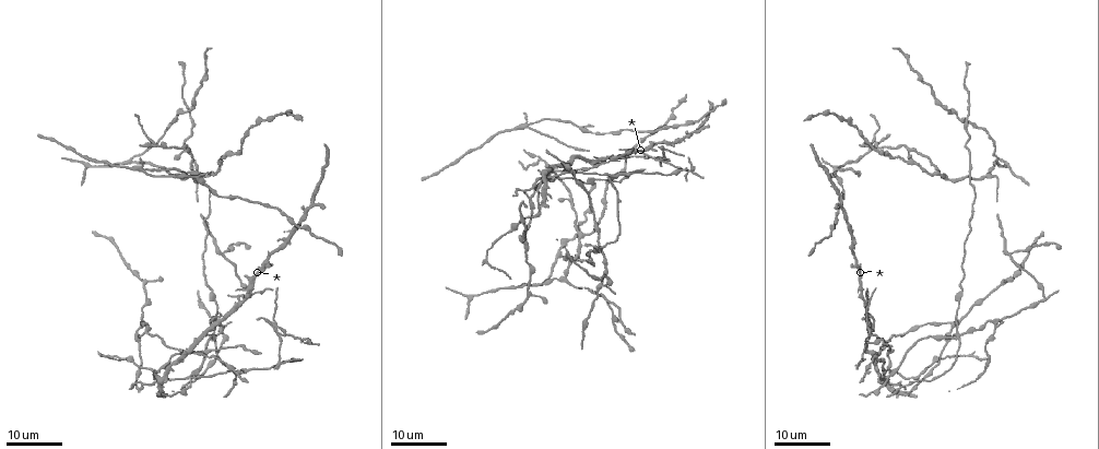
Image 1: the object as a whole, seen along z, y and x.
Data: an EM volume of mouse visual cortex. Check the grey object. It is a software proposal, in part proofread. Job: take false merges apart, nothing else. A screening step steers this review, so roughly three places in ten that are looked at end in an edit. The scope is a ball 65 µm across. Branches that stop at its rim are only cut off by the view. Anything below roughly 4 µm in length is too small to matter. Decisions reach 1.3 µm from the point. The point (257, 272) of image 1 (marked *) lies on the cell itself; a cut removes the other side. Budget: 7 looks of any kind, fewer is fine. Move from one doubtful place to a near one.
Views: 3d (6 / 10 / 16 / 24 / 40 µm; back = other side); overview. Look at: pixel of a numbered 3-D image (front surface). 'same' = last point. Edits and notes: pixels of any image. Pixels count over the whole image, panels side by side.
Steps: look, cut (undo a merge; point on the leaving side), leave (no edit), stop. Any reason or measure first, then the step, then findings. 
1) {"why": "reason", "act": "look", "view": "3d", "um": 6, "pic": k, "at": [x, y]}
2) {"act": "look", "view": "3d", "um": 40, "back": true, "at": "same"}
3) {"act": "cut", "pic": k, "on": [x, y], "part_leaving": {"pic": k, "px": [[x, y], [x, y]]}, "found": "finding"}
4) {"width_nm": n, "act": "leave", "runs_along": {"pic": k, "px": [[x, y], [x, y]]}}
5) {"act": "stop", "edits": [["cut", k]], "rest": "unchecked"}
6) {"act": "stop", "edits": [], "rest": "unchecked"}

{"why": "four or more arms meet", "act": "look", "view": "3d", "um": 24, "pic": 1, "at": [631, 155]}

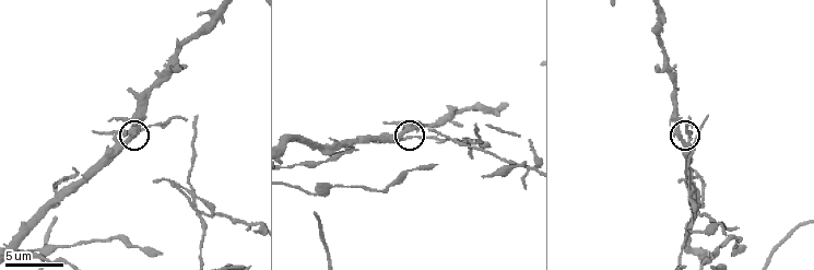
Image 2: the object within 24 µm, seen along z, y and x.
{"act": "look", "view": "3d", "um": 10, "pic": 2, "at": [407, 137]}

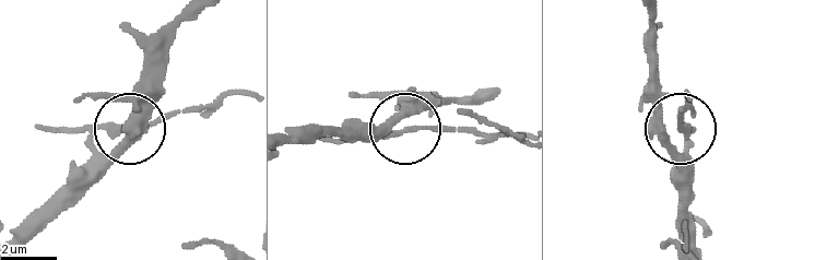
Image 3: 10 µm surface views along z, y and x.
{"side_arm_um": 25, "act": "leave", "found": "continuous, no second cell"}

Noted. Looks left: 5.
{"why": "small branch off a trunk", "act": "look", "view": "3d", "um": 16, "pic": 1, "at": [606, 301]}

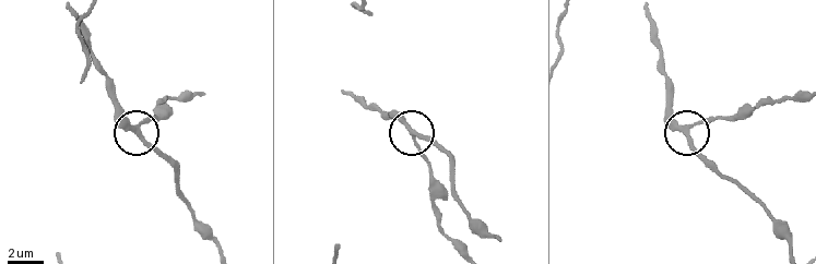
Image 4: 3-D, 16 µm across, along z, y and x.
{"act": "look", "view": "3d", "um": 6, "pic": 4, "at": [412, 131]}

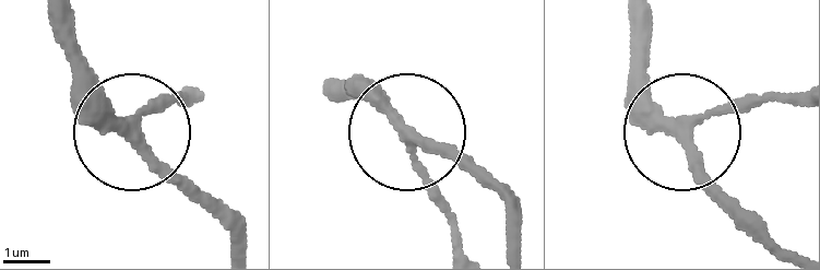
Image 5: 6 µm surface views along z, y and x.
{"act": "leave", "found": "continuous, no second cell"}

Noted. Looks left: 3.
{"why": "four-way junction", "act": "look", "view": "3d", "um": 24, "pic": 1, "at": [136, 363]}

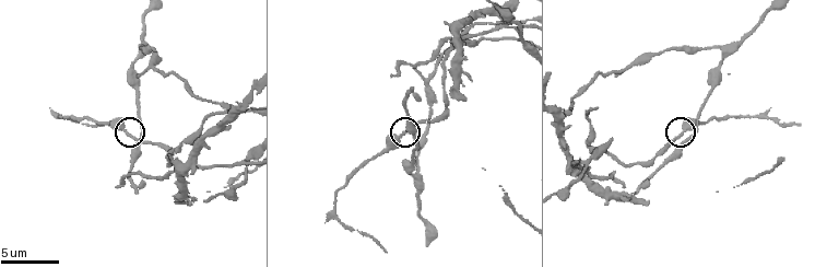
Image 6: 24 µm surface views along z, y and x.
{"act": "look", "view": "3d", "um": 10, "pic": 6, "at": [678, 134]}

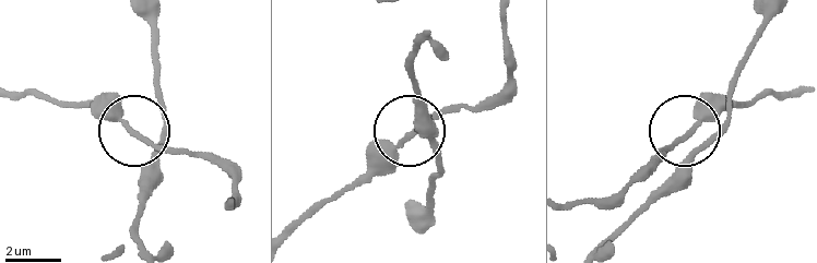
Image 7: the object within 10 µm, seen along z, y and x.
{"act": "leave", "runs_along": {"pic": 7, "px": [[773, 16], [723, 122], [696, 148], [684, 144], [735, 104]]}, "found": "one cell here"}

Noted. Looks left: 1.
{"act": "stop", "edits": [], "rest": "unchecked"}

